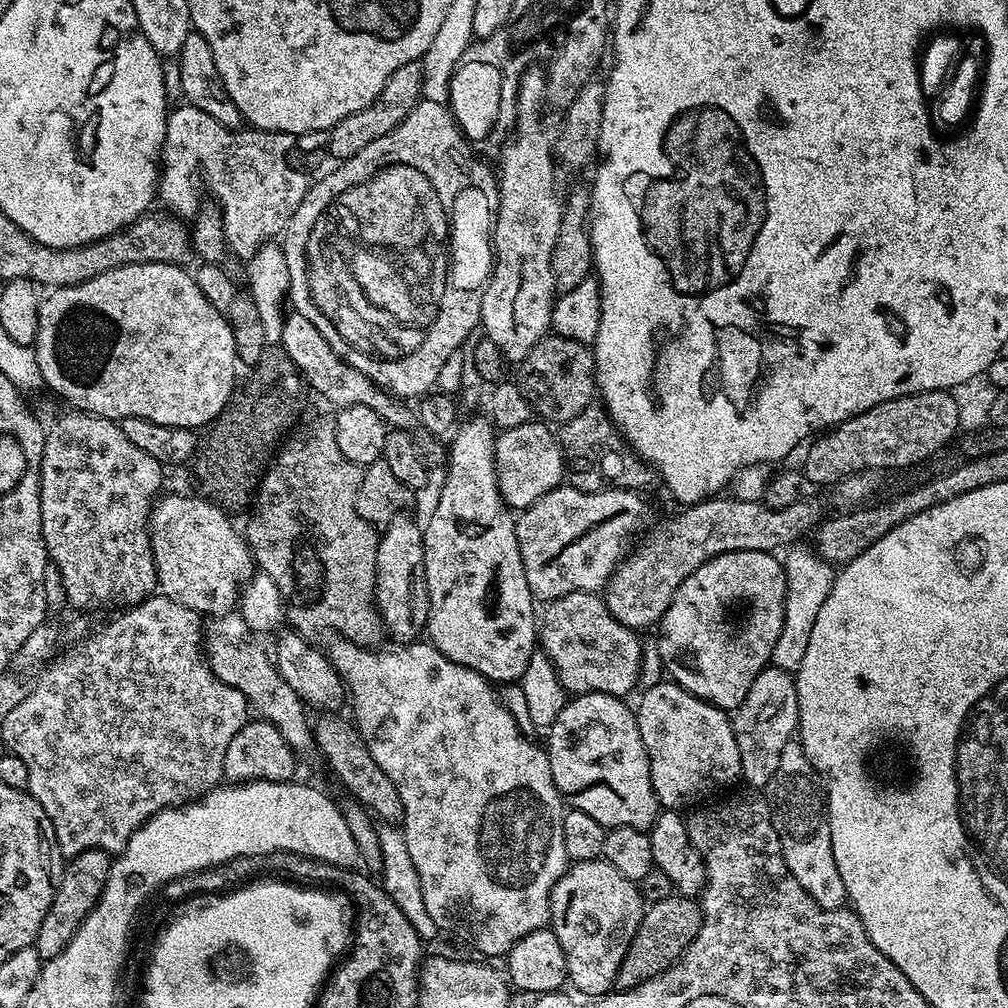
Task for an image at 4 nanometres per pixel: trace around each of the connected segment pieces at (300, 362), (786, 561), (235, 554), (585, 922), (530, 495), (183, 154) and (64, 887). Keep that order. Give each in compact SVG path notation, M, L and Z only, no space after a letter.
M292 310L289 311L284 319L281 321L280 328L280 346L284 352L283 355L295 365L297 371L300 373L305 385L308 385L318 394L320 394L326 401L334 405L335 409L349 408L350 406L369 406L370 410L374 410L379 417L382 417L392 428L402 429L404 431L411 431L417 427L418 421L416 419L415 409L405 399L394 396L388 393L381 386L373 384L368 376L362 374L357 368L350 366L340 356L336 355L336 351L325 342L325 338L319 333L318 328L301 312Z
M793 547L787 553L789 556L783 557L782 560L786 578L784 617L782 634L778 642L774 642L771 658L771 663L775 667L793 674L802 666L802 658L806 658L806 646L810 646L810 630L814 630L814 618L818 618L818 610L822 610L822 602L826 602L826 598L832 592L834 579L833 565L821 558L811 547L800 547Z
M164 494L153 503L150 517L150 539L156 563L156 582L159 591L174 602L199 612L205 617L215 618L231 613L237 607L242 595L242 585L253 576L254 561L247 539L241 533L240 536L236 533L236 528L228 521L231 519L224 509L219 508L210 500L196 496L167 496Z
M603 858L598 860L587 860L586 862L575 862L560 875L560 880L553 886L552 893L548 899L548 915L550 917L552 933L558 938L558 946L562 946L562 954L566 954L566 966L568 967L568 978L571 987L574 986L578 991L585 992L585 997L595 998L597 996L605 995L605 993L615 985L616 975L622 966L622 958L626 958L626 950L630 946L630 942L634 938L634 934L642 922L645 907L646 903L643 897L640 896L637 881L622 878L622 874L618 874L618 870L614 870L614 866L610 866Z
M536 418L522 426L514 426L514 430L500 432L496 437L496 477L498 490L502 494L504 503L513 510L529 508L531 504L538 502L538 498L545 496L551 488L561 487L566 480L566 469L557 433L547 423Z
M184 102L181 103L181 108L173 107L168 114L168 121L166 122L166 138L164 139L164 148L160 151L160 183L158 185L158 200L159 203L164 203L169 213L179 214L184 218L195 217L196 211L201 206L202 197L200 192L196 189L196 175L199 174L206 183L212 187L215 203L219 204L224 213L224 229L226 230L226 238L228 239L228 247L231 255L237 256L240 262L247 262L251 256L258 254L258 250L264 243L271 241L273 238L279 237L283 233L284 229L288 227L290 218L294 218L294 210L298 210L298 206L302 206L302 202L306 198L308 189L310 187L310 179L304 172L299 172L290 161L284 157L284 143L286 143L286 137L283 132L267 132L261 128L254 128L251 126L241 126L239 128L227 128L222 126L218 122L214 122L214 118L210 118L210 114L205 114L203 110L198 110L198 106Z
M95 848L71 857L63 865L54 902L50 902L50 910L46 910L42 926L38 926L34 947L41 961L53 960L70 942L70 938L74 938L78 926L82 926L90 910L100 901L100 895L108 881L108 871L112 869L112 861L113 857L109 853Z

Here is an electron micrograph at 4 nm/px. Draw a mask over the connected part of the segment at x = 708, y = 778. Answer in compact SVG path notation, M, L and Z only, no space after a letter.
M671 682L658 683L643 695L640 708L635 709L636 721L661 809L684 810L687 804L699 805L715 797L715 792L731 780L741 779L738 742L725 709L715 708Z

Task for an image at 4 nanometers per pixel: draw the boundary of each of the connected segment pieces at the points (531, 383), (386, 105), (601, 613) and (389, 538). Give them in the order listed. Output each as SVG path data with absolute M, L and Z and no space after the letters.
M545 335L530 350L530 354L526 354L526 358L519 361L518 368L518 383L522 394L526 394L533 413L541 421L551 422L556 426L582 414L582 410L586 410L593 403L595 396L592 395L597 395L598 392L595 351L587 344L574 342L572 338Z
M420 60L410 62L406 66L398 66L398 70L390 74L386 86L382 86L382 94L378 94L378 98L374 98L370 106L342 118L342 122L338 122L327 133L327 155L331 158L333 156L333 161L343 162L354 158L354 154L358 154L358 150L362 150L365 146L370 146L370 142L382 138L382 134L390 134L390 130L397 128L406 118L406 114L410 114L410 110L414 110L414 106L420 103L424 94L423 77L424 66Z
M571 592L551 601L545 608L548 609L545 612L543 609L538 620L538 644L553 664L556 676L566 693L611 692L616 694L621 691L619 688L623 684L634 689L639 685L641 637L633 629L622 626L622 622L618 622L618 618L610 614L603 595L595 592Z
M411 515L397 516L383 529L376 559L376 608L383 615L386 632L396 642L412 642L425 631L428 623L428 587L424 573L424 534L421 525L411 520Z

